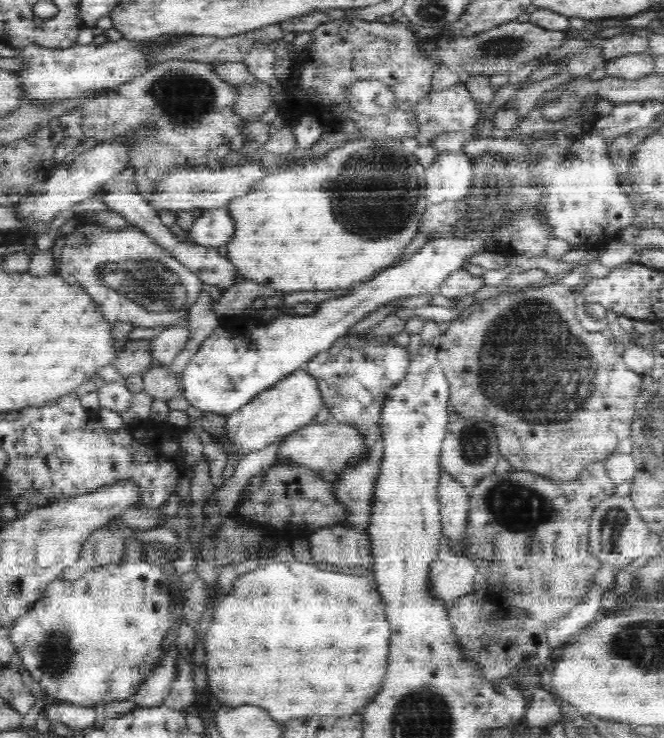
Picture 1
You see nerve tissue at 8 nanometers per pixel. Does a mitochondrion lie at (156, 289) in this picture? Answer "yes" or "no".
yes

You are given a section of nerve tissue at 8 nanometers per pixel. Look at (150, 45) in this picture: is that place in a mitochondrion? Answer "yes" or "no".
no

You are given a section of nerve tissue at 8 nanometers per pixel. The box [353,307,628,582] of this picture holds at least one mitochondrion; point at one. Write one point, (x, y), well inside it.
(517, 507)

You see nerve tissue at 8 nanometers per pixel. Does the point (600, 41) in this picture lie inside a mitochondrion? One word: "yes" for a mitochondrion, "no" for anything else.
no

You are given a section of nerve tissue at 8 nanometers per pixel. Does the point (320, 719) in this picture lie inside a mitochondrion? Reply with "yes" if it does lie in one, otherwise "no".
no

